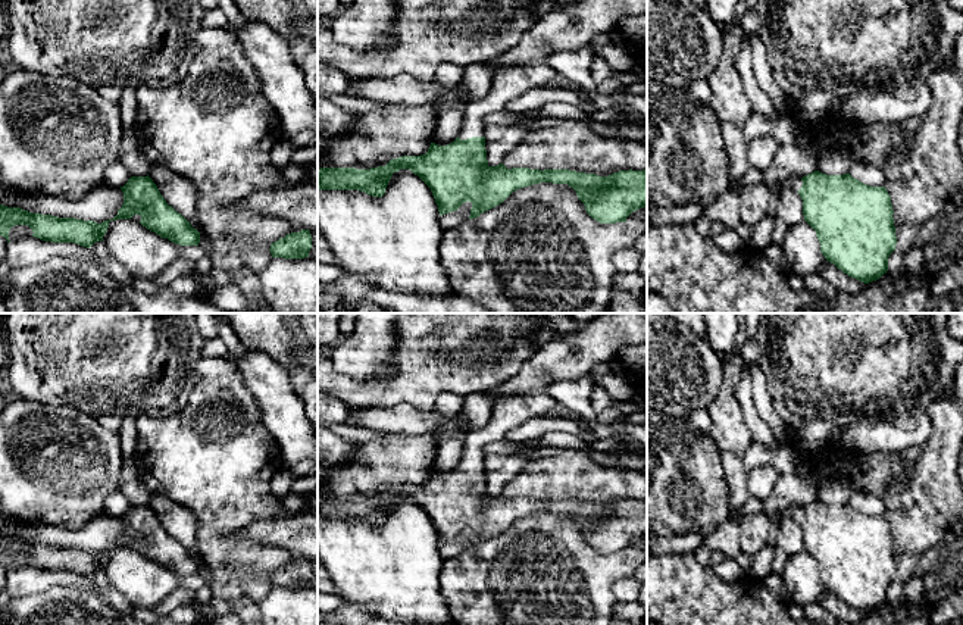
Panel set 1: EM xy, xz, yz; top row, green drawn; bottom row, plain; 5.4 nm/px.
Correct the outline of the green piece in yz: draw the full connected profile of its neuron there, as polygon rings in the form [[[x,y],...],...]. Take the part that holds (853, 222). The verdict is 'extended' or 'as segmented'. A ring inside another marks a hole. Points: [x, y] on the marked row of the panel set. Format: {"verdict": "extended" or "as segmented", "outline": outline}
{"verdict": "extended", "outline": [[[815,171],[803,178],[779,181],[769,188],[776,188],[779,194],[791,188],[800,194],[804,221],[816,231],[822,254],[844,274],[864,284],[887,274],[897,237],[891,197],[885,187],[866,185],[850,174],[826,175]]]}

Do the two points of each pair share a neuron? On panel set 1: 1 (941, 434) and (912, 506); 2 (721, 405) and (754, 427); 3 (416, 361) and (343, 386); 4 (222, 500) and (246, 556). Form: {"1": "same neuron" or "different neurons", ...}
{"1": "same neuron", "2": "different neurons", "3": "same neuron", "4": "same neuron"}

